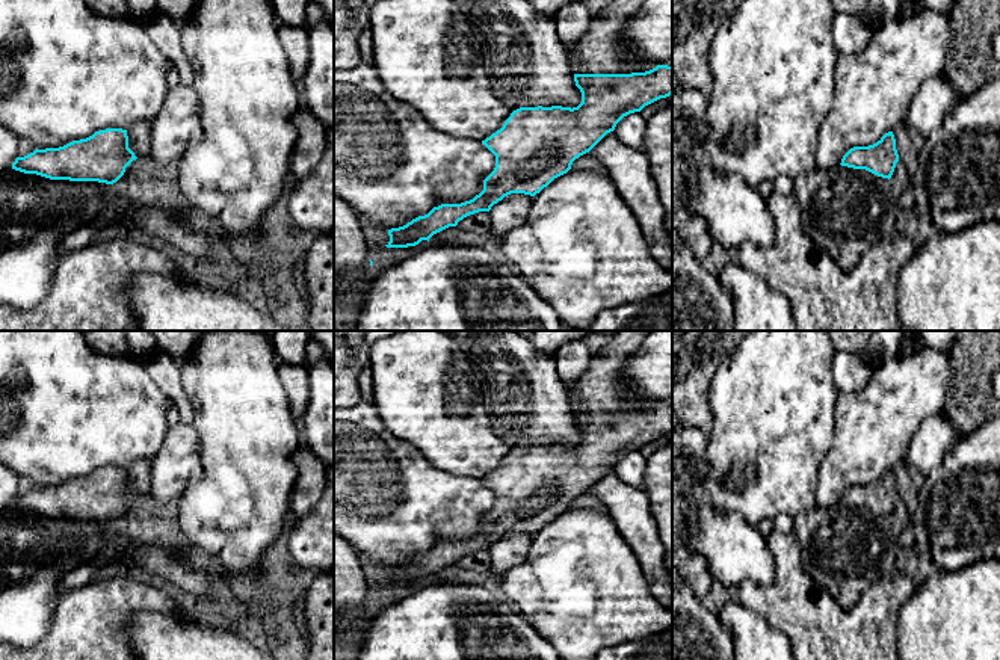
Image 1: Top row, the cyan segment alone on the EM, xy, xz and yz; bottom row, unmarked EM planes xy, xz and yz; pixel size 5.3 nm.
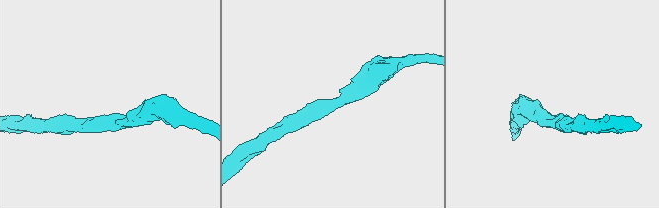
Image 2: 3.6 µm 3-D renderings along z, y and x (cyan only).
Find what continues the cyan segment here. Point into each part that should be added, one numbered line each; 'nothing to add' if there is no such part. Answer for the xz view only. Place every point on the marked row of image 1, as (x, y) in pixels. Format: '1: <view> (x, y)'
1: xz (600, 50)

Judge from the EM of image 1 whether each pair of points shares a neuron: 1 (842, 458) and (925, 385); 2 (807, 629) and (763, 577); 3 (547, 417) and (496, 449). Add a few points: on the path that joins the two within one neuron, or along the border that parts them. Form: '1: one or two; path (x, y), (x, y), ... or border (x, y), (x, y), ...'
1: one; path (863, 438), (904, 397)
2: two; border (769, 548), (774, 580), (743, 580), (734, 591)
3: two; border (487, 413), (491, 429), (512, 449)

